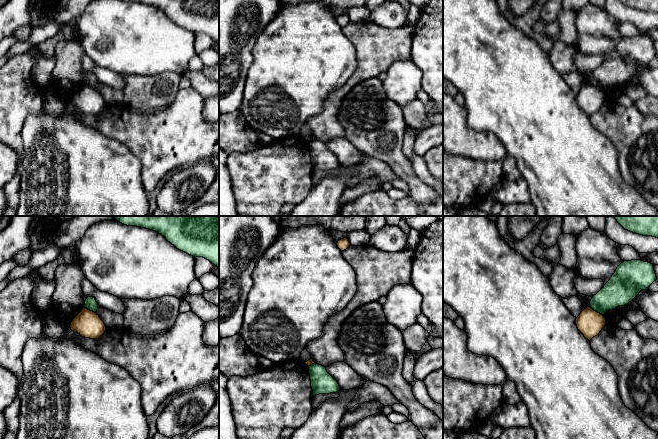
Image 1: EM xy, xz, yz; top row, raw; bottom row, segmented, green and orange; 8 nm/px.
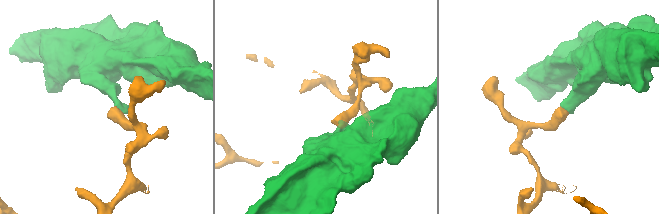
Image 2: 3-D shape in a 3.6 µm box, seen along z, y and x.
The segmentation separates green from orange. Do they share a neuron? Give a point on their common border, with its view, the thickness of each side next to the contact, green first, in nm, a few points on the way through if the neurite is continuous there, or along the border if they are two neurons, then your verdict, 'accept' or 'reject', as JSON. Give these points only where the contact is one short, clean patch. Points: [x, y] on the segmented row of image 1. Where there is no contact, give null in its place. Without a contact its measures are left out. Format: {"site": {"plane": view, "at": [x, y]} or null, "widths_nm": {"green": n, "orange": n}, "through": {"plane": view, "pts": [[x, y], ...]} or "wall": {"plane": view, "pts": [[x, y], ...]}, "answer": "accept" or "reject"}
{"site": {"plane": "yz", "at": [596, 311]}, "widths_nm": {"green": 240, "orange": 200}, "wall": {"plane": "yz", "pts": [[589, 305], [602, 315]]}, "answer": "reject"}

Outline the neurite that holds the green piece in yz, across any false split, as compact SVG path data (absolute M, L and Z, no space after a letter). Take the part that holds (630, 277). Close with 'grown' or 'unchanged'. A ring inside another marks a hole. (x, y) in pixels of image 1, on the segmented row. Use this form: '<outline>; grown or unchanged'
M641 260L624 261L604 287L592 297L589 306L604 315L608 310L627 305L656 280L653 264Z; unchanged

